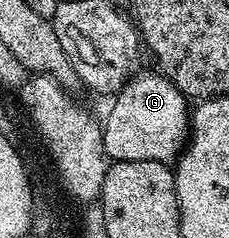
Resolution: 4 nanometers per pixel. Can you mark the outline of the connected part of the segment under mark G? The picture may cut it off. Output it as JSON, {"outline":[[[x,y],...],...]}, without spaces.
{"outline":[[[159,72],[135,78],[136,75],[115,95],[112,110],[104,120],[104,153],[119,162],[152,159],[173,163],[183,153],[190,134],[188,99]]]}

